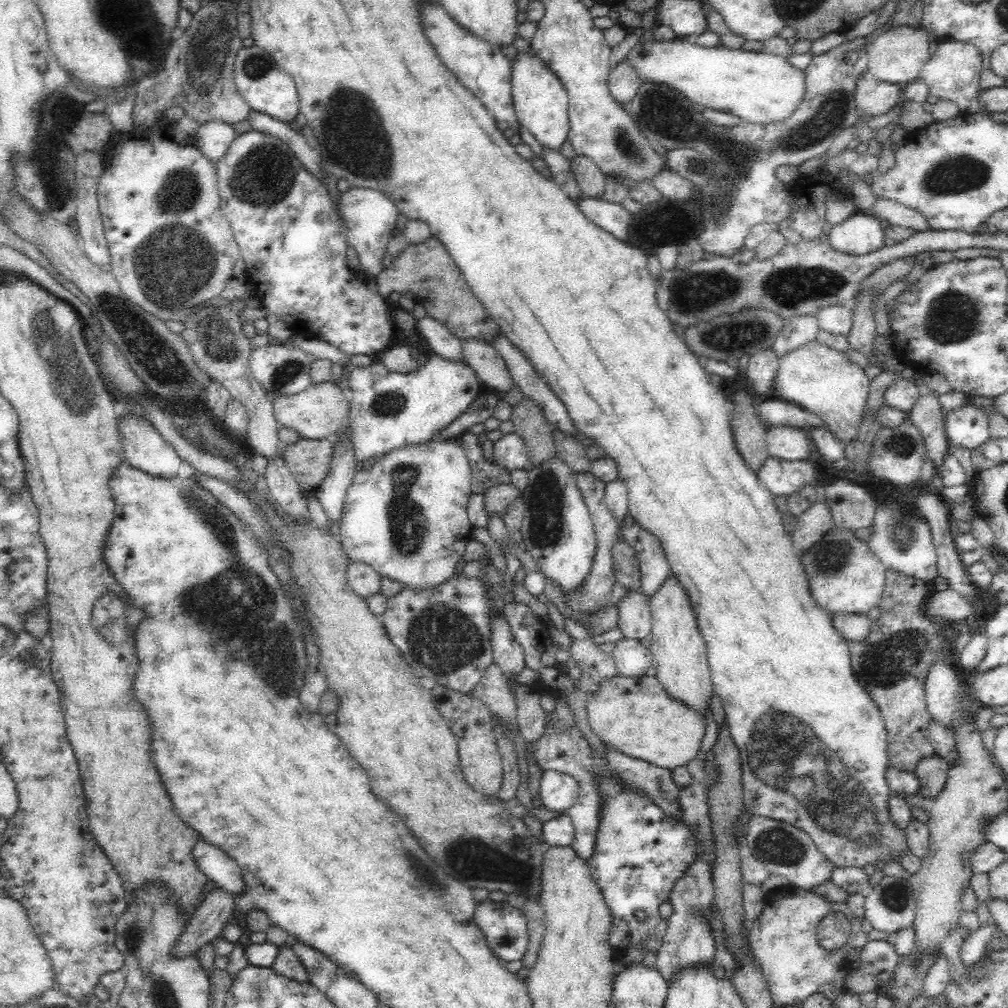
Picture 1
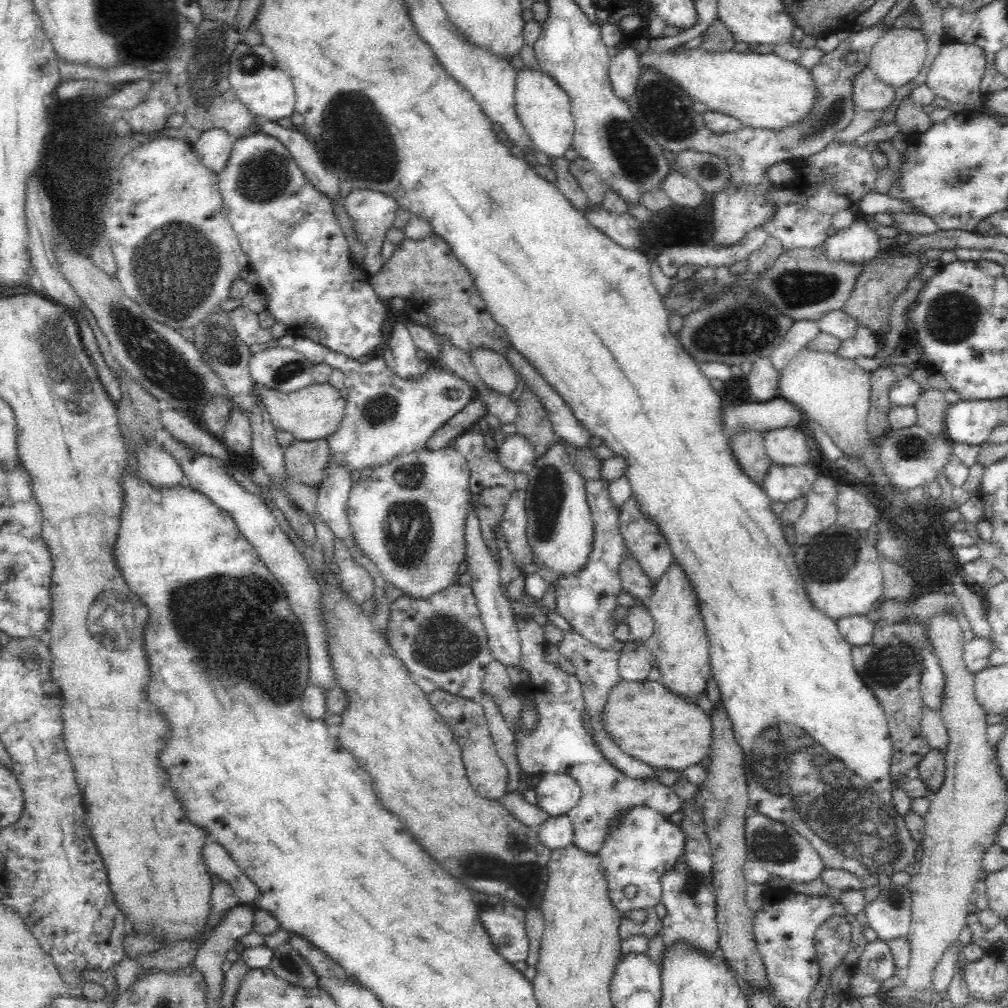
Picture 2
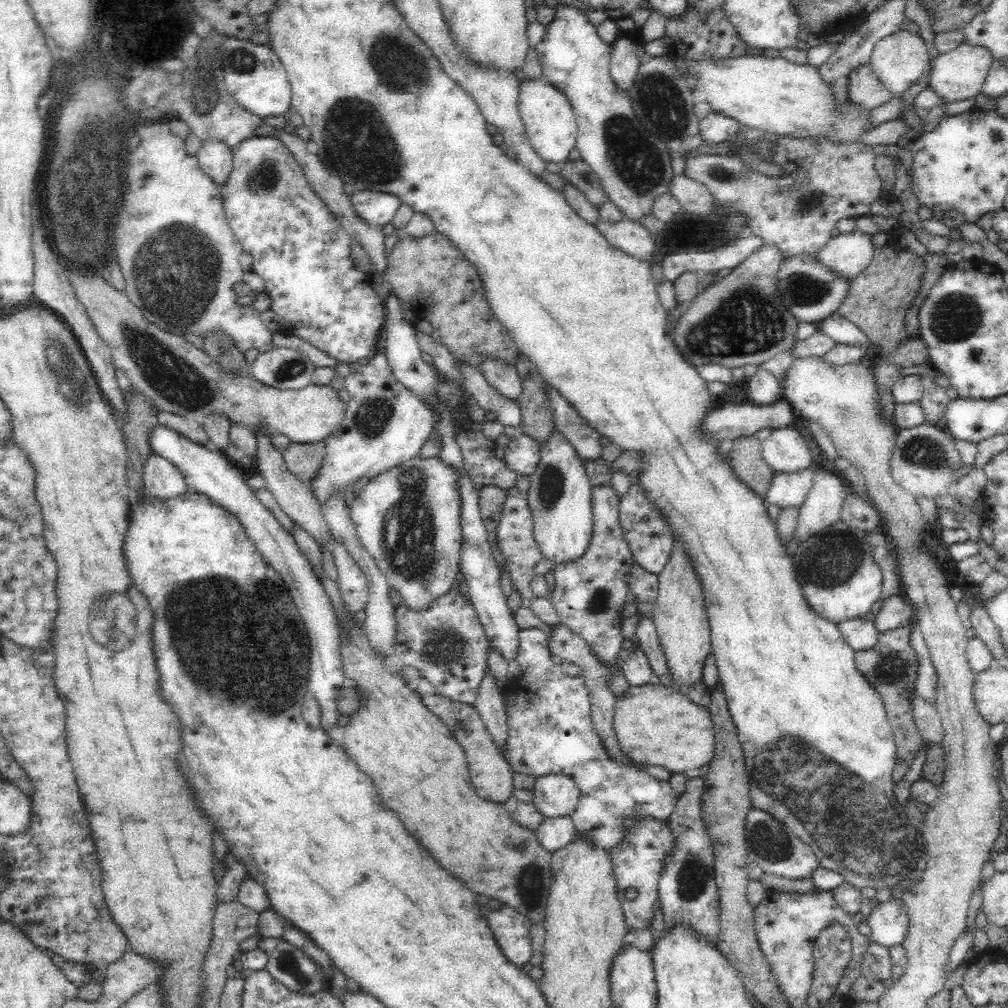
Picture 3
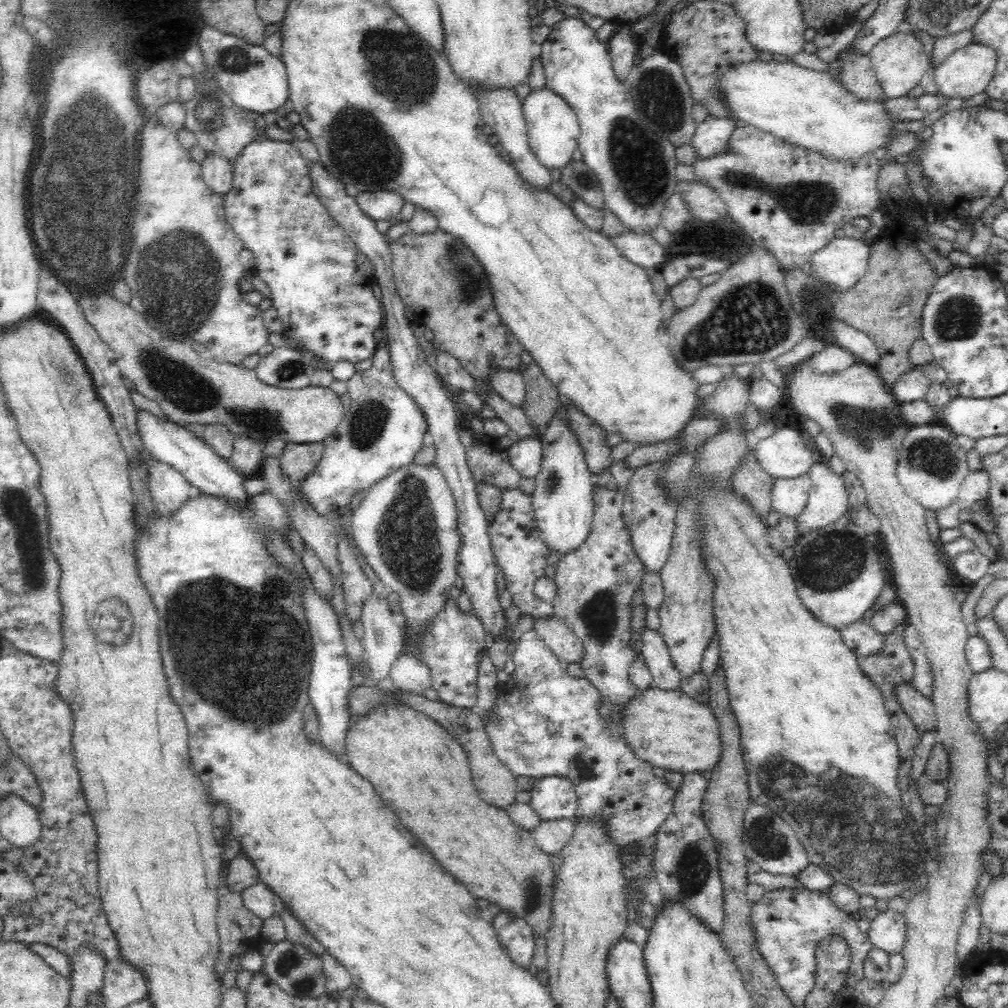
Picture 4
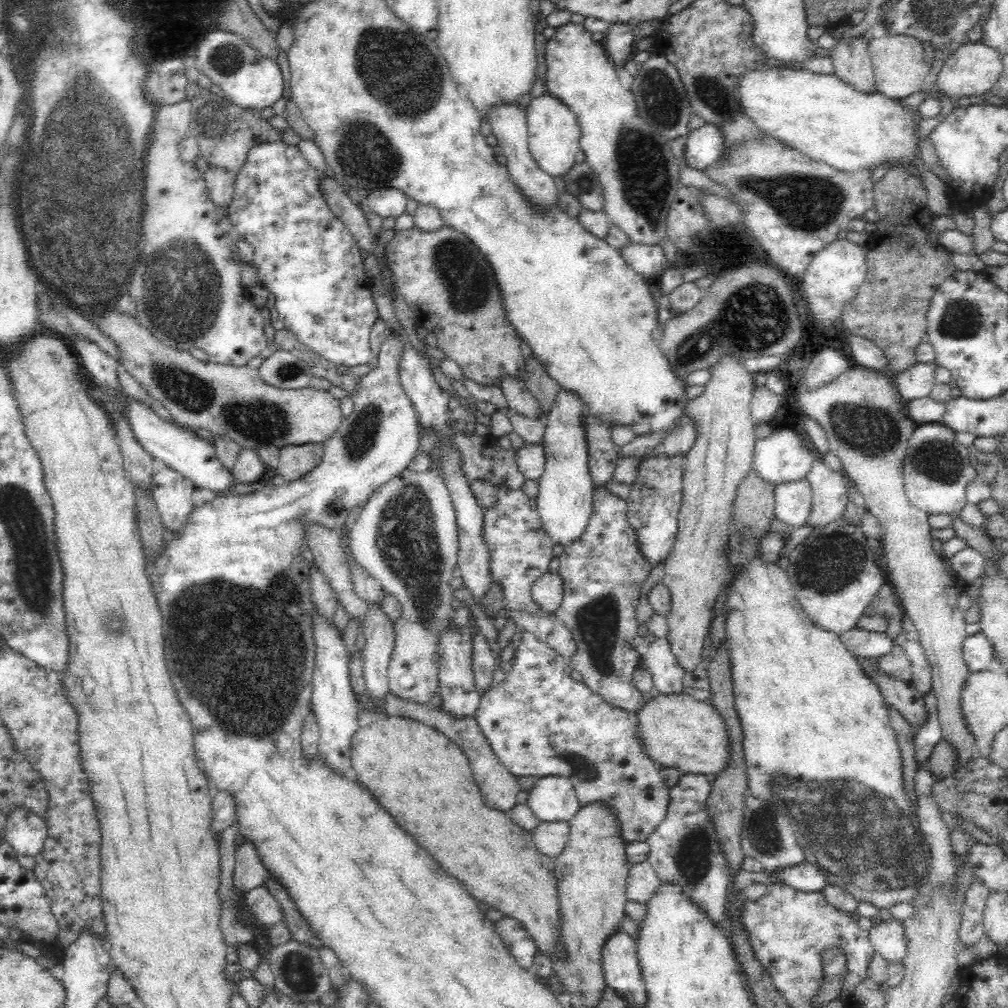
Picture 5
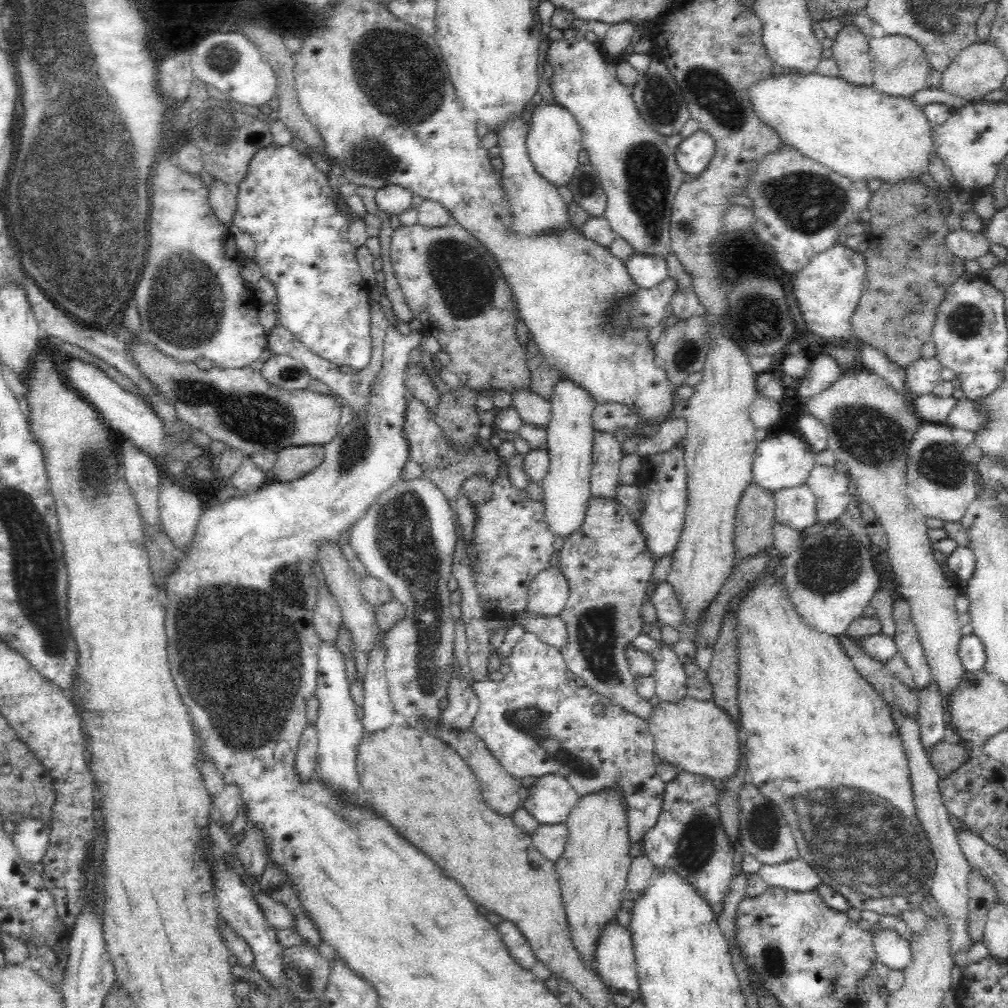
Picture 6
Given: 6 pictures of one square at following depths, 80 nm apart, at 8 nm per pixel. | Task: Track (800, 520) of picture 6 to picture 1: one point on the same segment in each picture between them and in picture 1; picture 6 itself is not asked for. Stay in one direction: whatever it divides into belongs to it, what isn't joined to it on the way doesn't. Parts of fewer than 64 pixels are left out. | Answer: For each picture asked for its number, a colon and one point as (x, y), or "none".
1: (782, 478)
2: (782, 484)
3: (787, 490)
4: (789, 495)
5: (793, 501)

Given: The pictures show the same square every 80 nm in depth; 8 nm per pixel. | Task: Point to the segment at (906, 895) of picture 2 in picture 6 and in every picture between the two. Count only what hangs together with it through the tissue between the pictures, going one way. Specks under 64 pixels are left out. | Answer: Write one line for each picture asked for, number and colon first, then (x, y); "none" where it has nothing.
3: (889, 923)
4: (887, 931)
5: (888, 938)
6: (894, 951)

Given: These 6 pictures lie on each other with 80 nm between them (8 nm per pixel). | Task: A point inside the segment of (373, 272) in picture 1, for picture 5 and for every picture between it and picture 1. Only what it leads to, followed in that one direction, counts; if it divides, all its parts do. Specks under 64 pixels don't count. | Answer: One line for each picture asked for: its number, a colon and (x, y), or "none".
2: (372, 212)
3: (376, 208)
4: (381, 205)
5: (389, 203)

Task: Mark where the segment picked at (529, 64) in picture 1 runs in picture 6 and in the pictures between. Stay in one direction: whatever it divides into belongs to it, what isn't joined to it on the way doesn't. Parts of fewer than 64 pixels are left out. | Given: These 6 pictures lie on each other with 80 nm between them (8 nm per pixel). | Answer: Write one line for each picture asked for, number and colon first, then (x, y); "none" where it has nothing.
2: (543, 107)
3: (551, 125)
4: (553, 128)
5: (553, 137)
6: (553, 142)

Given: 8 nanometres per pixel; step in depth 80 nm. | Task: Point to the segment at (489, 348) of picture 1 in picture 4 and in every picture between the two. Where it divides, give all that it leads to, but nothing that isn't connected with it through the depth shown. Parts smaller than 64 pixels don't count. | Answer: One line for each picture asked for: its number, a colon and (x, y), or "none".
2: (493, 368)
3: (504, 378)
4: (509, 384)

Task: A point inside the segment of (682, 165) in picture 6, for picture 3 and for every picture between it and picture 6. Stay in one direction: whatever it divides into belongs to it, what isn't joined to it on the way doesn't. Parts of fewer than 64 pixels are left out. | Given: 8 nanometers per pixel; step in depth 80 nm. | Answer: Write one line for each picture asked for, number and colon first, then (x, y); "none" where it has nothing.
3: (715, 128)
4: (711, 136)
5: (703, 146)

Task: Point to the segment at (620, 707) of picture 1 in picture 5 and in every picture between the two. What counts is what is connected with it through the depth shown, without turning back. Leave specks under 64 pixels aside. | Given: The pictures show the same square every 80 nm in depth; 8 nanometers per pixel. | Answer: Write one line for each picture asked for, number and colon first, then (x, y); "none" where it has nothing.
2: (652, 724)
3: (656, 725)
4: (669, 729)
5: (681, 732)

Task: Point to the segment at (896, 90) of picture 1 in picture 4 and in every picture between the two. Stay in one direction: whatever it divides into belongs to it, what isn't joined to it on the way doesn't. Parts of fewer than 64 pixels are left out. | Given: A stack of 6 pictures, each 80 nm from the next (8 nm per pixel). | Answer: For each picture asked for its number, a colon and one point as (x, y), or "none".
2: (869, 93)
3: (864, 88)
4: (855, 71)

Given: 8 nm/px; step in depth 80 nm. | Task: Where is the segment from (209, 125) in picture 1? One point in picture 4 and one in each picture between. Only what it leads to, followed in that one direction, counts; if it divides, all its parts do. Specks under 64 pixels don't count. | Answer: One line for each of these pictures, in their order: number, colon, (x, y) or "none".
2: (213, 148)
3: (215, 159)
4: (217, 173)

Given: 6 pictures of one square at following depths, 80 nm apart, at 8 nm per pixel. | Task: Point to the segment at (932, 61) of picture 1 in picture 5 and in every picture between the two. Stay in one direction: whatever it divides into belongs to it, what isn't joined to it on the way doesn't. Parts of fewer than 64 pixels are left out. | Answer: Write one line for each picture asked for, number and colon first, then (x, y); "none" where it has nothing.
2: (956, 73)
3: (960, 73)
4: (967, 71)
5: (973, 69)

